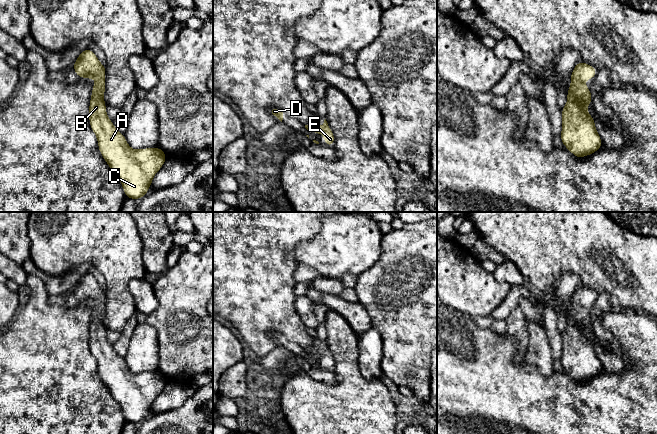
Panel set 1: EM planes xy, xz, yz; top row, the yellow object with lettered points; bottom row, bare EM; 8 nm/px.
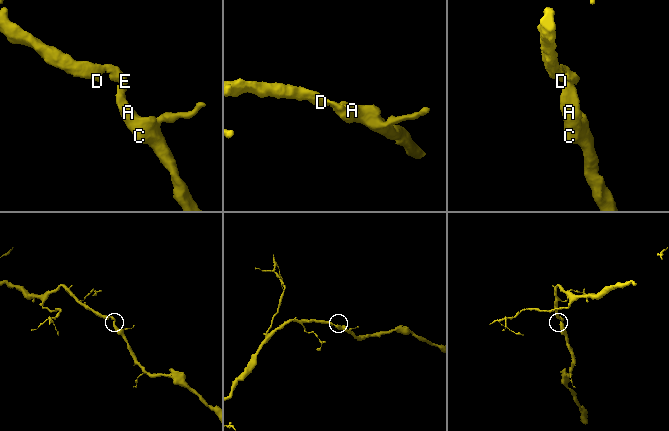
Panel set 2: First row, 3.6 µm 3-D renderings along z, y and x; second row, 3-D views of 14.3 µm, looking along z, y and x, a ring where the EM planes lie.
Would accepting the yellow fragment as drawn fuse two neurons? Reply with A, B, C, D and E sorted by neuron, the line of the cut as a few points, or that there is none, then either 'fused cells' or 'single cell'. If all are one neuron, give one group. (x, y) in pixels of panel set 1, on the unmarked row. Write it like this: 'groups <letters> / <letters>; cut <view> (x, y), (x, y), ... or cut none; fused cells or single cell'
groups A B C D E; cut none; single cell

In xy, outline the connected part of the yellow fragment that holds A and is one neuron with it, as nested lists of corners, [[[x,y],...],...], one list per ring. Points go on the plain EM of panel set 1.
[[[90,273],[82,274],[73,288],[78,301],[97,303],[92,310],[89,327],[89,347],[98,365],[98,373],[111,395],[120,404],[126,422],[137,424],[147,419],[155,398],[167,383],[159,372],[132,373],[123,357],[120,357],[106,337],[106,291]]]

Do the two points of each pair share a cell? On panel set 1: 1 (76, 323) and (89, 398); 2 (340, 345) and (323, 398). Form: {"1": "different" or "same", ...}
{"1": "same", "2": "same"}

